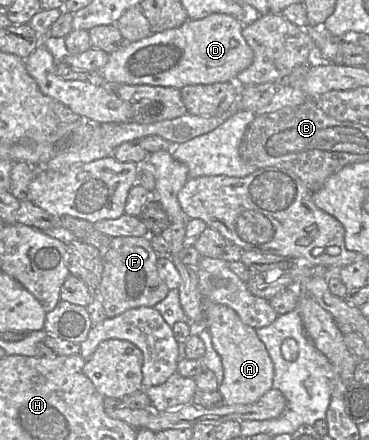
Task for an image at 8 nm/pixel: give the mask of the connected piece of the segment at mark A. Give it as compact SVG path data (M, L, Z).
M204 301L204 326L209 330L213 348L222 361L224 375L218 392L224 404L251 404L273 389L273 362L256 329L243 323L232 308L209 301Z

